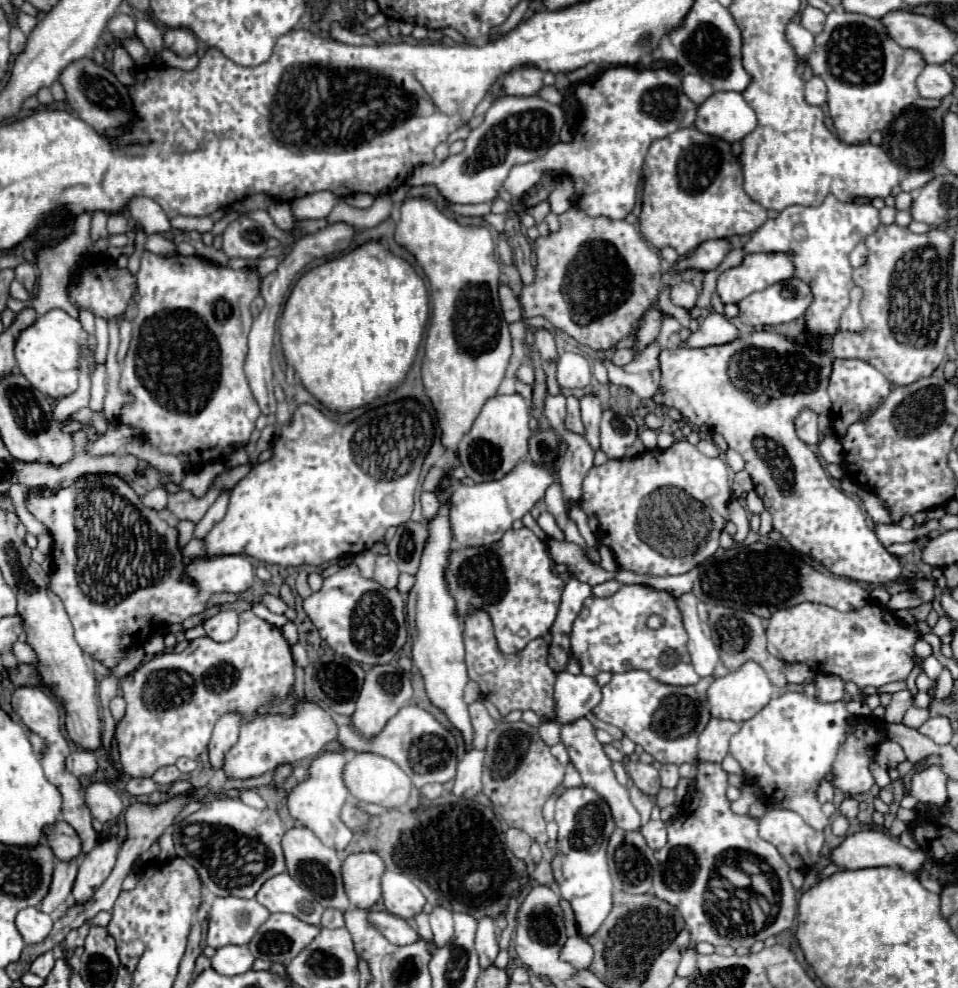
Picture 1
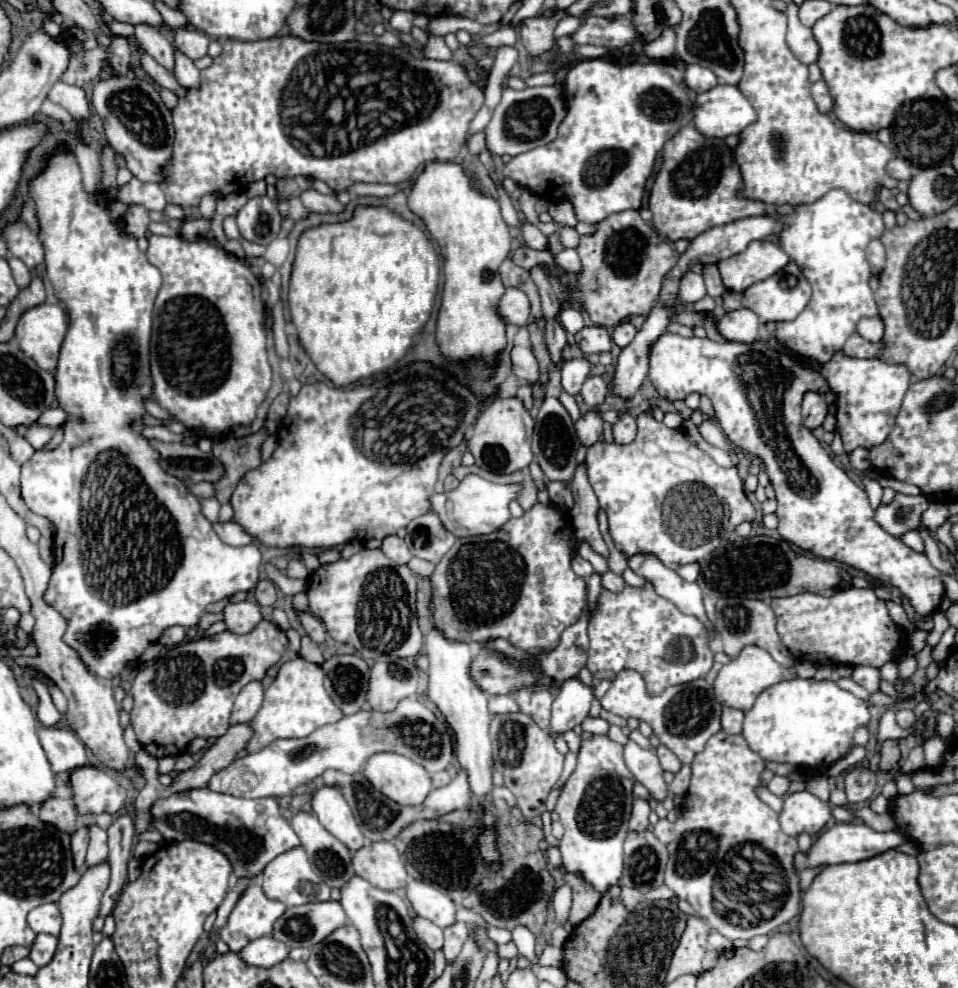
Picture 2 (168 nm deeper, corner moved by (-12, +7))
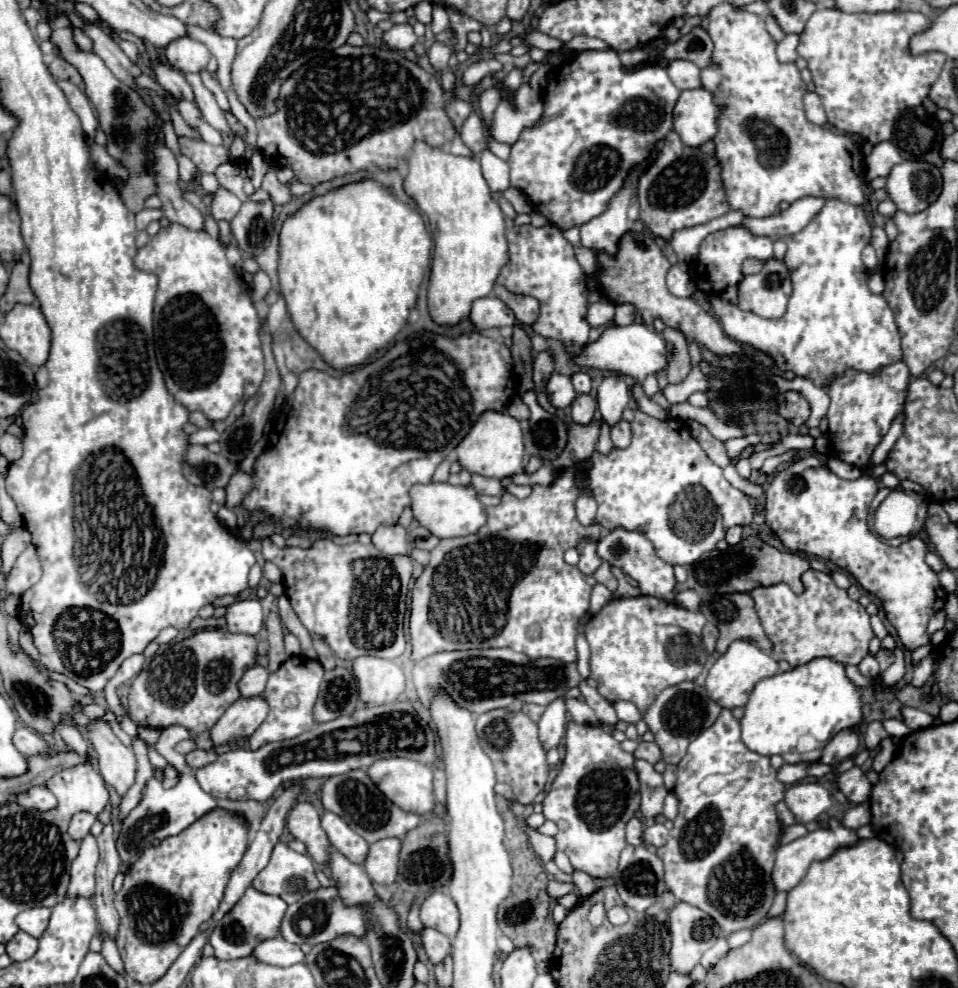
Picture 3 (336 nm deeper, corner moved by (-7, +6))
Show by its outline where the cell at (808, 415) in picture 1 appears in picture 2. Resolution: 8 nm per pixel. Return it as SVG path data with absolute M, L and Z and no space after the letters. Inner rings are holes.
M807 392L803 396L801 408L803 408L803 422L805 422L807 428L813 430L813 428L817 428L817 426L823 424L825 416L827 416L827 404L825 404L825 400L823 400L821 394Z

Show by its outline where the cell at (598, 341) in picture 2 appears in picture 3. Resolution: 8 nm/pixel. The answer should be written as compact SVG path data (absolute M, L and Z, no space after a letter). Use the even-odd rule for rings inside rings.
M520 225L520 227L512 227L506 233L508 239L508 263L502 267L500 275L498 275L498 283L504 285L508 291L512 293L524 293L524 295L532 295L540 301L540 319L532 325L534 331L542 337L552 337L562 341L566 347L576 347L582 349L588 343L588 333L590 333L590 325L586 323L584 315L586 315L586 285L584 285L584 271L578 265L576 257L574 257L574 245L570 245L564 237L562 231L554 225L548 227L532 227L532 225Z

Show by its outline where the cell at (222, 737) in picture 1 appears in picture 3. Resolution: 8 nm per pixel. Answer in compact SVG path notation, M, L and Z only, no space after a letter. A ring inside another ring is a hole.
M254 665L252 669L248 669L244 673L244 677L240 679L238 683L238 689L240 689L240 697L260 697L264 693L264 687L266 687L266 681L268 681L268 671L264 667L258 667Z

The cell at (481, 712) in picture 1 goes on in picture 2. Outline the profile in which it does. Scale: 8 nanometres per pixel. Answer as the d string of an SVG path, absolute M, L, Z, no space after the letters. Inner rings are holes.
M491 696L489 698L489 712L495 714L505 714L505 712L517 712L519 706L511 696Z

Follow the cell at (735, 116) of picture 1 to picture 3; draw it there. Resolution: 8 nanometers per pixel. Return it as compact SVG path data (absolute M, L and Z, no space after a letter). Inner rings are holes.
M704 87L682 91L674 107L674 129L684 139L684 145L700 147L718 133L718 119L724 109L726 105L720 107Z

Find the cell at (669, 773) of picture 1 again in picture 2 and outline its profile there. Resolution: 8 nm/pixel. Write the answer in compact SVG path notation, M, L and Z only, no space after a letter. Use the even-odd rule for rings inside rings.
M663 744L661 746L657 746L657 758L659 758L659 762L661 762L661 766L663 766L663 770L669 770L669 772L679 772L679 768L681 768L681 762L679 762L679 758L669 750L669 748L665 748Z

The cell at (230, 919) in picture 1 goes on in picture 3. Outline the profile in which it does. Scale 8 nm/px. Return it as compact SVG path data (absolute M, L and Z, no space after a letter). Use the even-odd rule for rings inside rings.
M248 887L244 897L234 905L234 909L218 923L218 927L214 929L214 933L210 935L210 943L214 947L214 955L218 959L240 959L240 957L248 957L256 943L264 941L264 939L272 939L280 933L280 921L286 913L286 903L280 897L272 897L272 895L264 895L260 891L256 891L254 887Z

